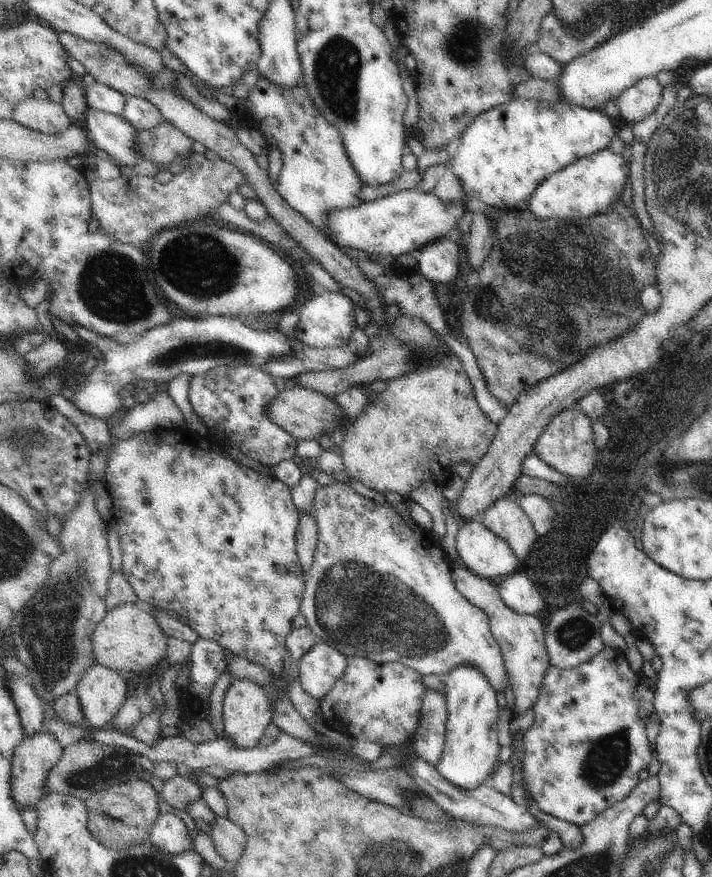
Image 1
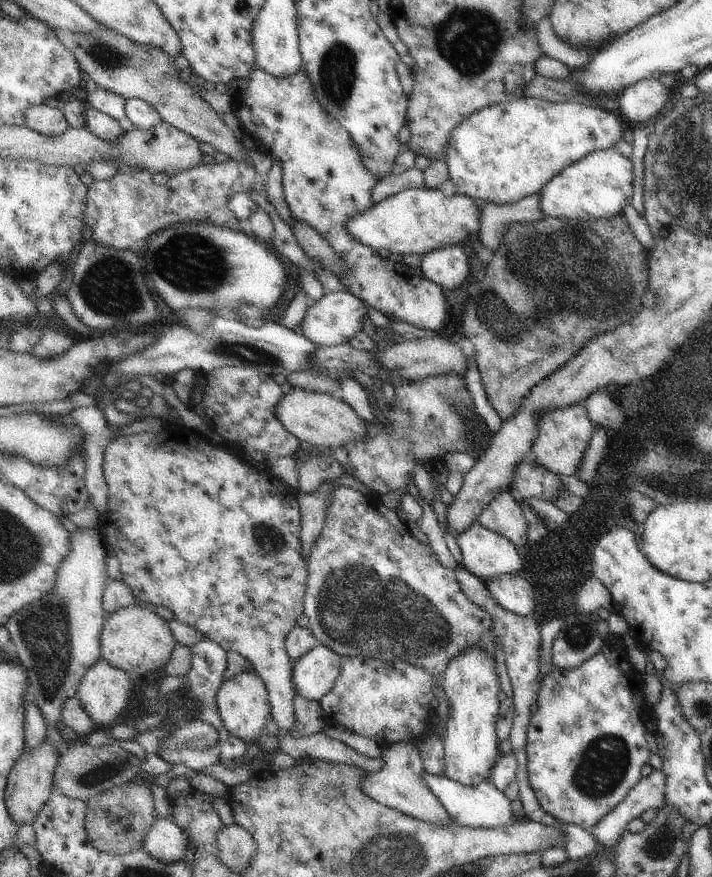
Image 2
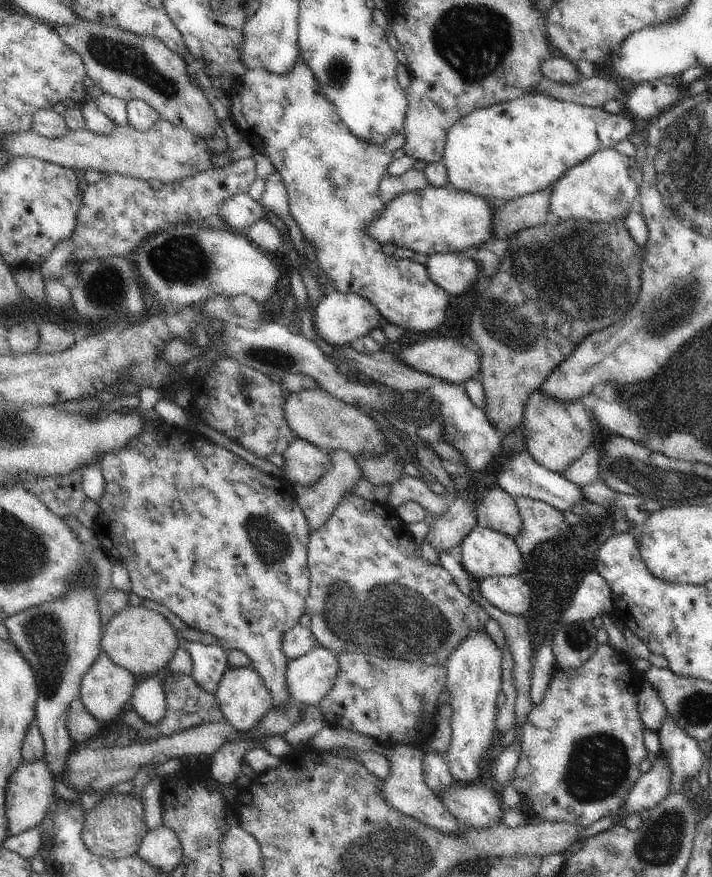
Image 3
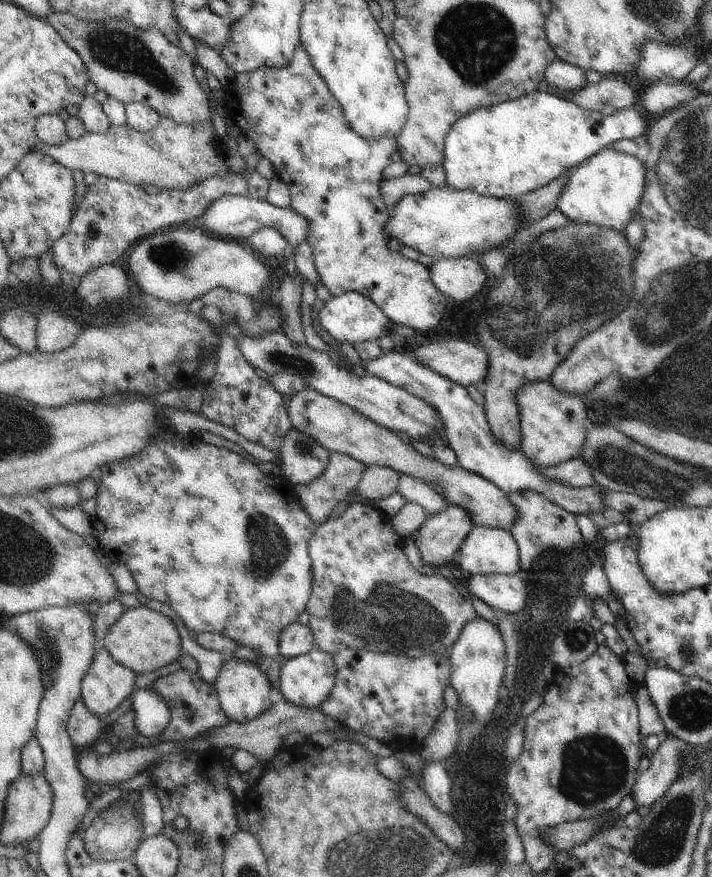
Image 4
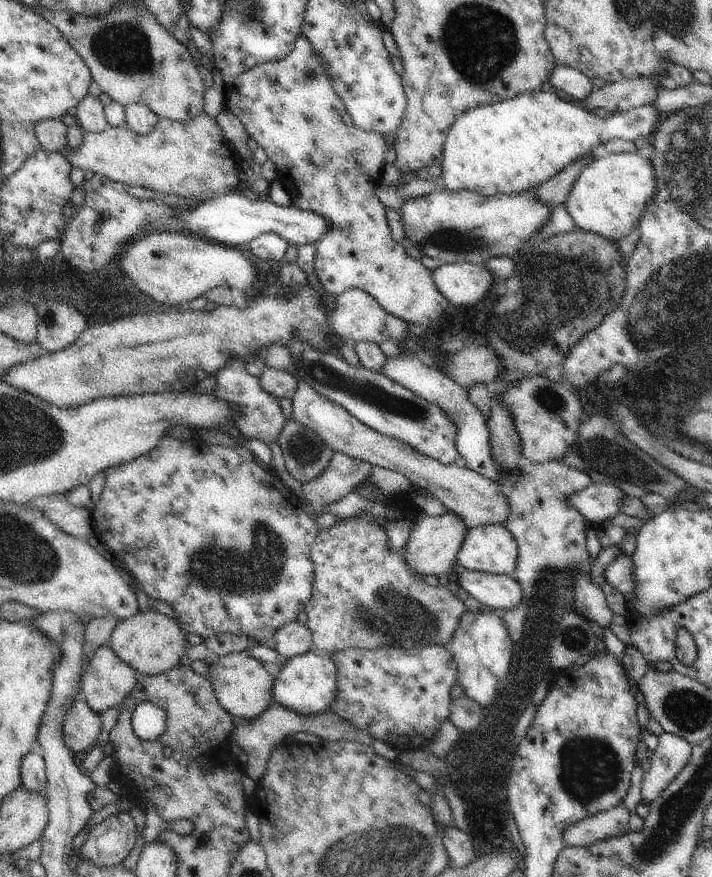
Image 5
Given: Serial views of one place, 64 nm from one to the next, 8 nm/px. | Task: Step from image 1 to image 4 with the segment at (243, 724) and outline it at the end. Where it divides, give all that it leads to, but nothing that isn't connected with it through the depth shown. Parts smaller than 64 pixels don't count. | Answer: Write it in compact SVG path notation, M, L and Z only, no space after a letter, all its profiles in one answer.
M231 658L221 664L221 670L215 676L215 694L219 700L219 708L225 714L225 718L233 724L245 724L255 718L259 718L263 712L267 712L275 702L275 692L267 680L267 676L259 670L255 662L237 660Z

